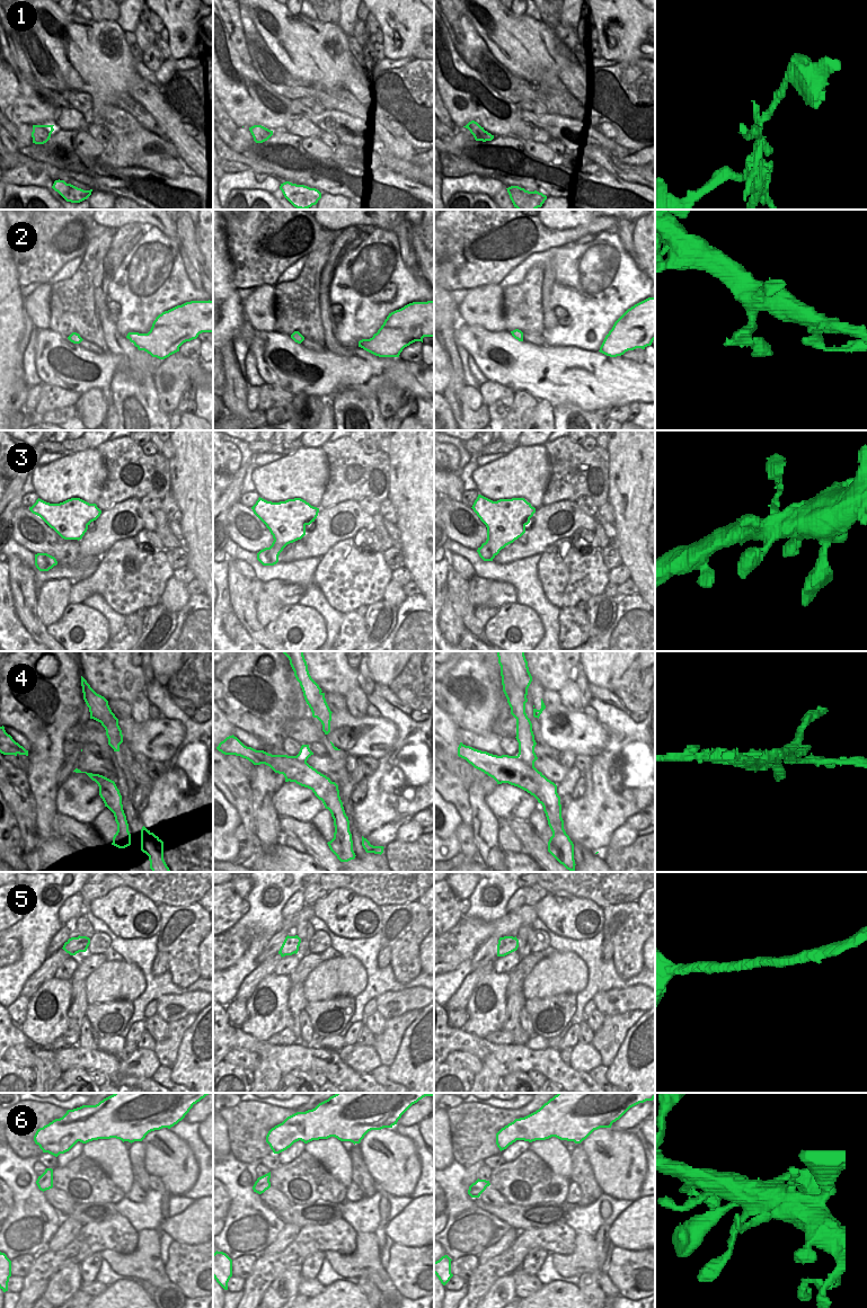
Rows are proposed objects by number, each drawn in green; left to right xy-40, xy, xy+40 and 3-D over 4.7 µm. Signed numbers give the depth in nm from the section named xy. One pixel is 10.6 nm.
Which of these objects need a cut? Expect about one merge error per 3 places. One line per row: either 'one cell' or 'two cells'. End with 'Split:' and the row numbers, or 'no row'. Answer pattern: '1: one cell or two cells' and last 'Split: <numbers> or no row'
1: two cells
2: one cell
3: one cell
4: two cells
5: one cell
6: one cell
Split: 1, 4

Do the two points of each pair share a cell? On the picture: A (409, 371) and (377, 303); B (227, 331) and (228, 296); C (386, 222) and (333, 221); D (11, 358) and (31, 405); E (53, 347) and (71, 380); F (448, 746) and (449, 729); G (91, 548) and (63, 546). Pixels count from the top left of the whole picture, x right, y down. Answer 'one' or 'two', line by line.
A: two
B: one
C: one
D: two
E: one
F: one
G: two

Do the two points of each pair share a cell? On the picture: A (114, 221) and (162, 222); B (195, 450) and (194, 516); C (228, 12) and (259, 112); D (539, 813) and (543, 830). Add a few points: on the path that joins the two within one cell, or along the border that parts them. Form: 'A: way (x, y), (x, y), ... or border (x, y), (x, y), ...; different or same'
A: way (126, 221), (150, 221); same
B: way (195, 466), (195, 499); same
C: way (228, 37), (232, 63), (249, 87); same
D: way (539, 818), (540, 826); same

